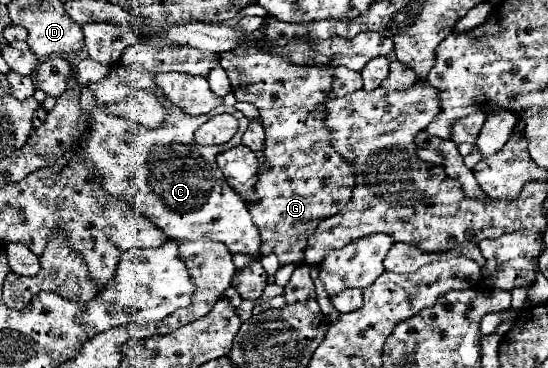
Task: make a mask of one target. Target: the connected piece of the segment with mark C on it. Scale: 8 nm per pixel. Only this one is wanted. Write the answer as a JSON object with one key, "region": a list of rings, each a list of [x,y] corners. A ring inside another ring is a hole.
{"region":[[[115,63],[115,65],[111,65],[111,75],[107,75],[107,79],[101,79],[99,83],[89,83],[87,87],[91,89],[91,93],[95,97],[95,107],[91,109],[91,129],[89,129],[87,149],[85,149],[85,165],[87,165],[89,173],[91,173],[91,177],[101,177],[101,187],[111,197],[127,201],[137,213],[143,213],[143,217],[151,219],[151,223],[155,227],[163,229],[167,239],[179,239],[179,241],[213,239],[213,241],[225,243],[231,253],[245,253],[251,259],[261,257],[261,253],[259,253],[261,237],[259,237],[257,227],[251,221],[247,203],[227,185],[227,179],[223,177],[223,173],[221,173],[221,169],[217,167],[217,161],[215,161],[219,153],[227,151],[229,147],[241,145],[241,137],[243,137],[243,133],[245,133],[245,129],[249,125],[249,119],[241,111],[237,111],[235,107],[229,109],[225,105],[219,105],[217,109],[213,109],[207,115],[191,117],[185,111],[181,111],[179,107],[175,107],[153,81],[153,73],[149,73],[145,67],[139,67],[139,65]],[[145,91],[147,93],[157,93],[159,101],[163,97],[163,105],[167,107],[167,119],[165,119],[163,127],[159,127],[159,129],[145,129],[139,123],[133,123],[133,121],[121,119],[121,117],[113,117],[113,115],[107,115],[107,111],[103,111],[109,103],[118,103],[121,99],[129,97],[139,97]],[[217,113],[231,113],[233,117],[239,119],[237,135],[225,145],[213,145],[213,147],[197,145],[193,141],[193,133],[197,131],[199,125],[209,121]]]}

